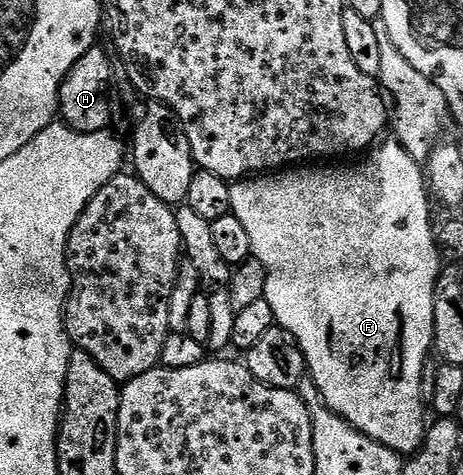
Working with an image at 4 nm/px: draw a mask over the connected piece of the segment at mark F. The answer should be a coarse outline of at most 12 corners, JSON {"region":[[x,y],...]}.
{"region":[[420,160],[231,183],[324,404],[403,457],[441,274]]}

